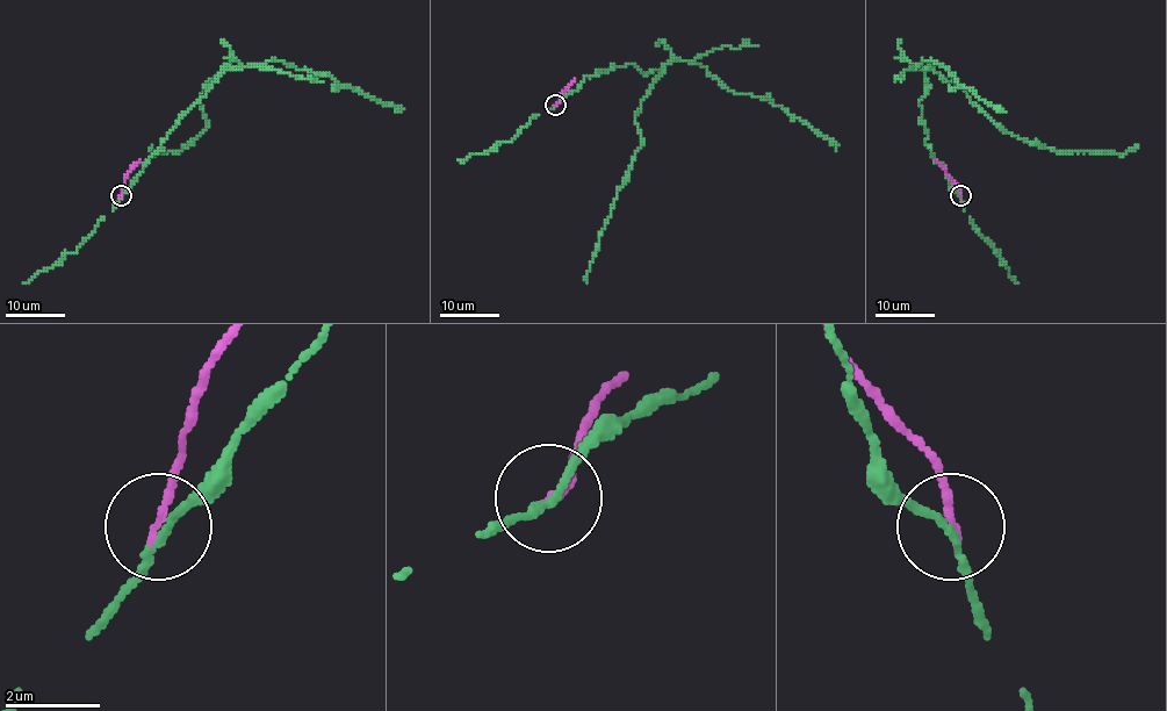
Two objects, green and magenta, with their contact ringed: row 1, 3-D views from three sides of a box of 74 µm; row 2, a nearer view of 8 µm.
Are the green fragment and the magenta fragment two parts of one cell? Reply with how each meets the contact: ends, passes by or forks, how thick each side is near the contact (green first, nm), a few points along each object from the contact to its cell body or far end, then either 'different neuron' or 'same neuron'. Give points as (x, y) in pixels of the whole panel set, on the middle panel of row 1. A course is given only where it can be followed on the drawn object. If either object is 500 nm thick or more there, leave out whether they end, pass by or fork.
green passes by; magenta ends; calibres 140 and 170 nm; course green (556, 105), (598, 70), (628, 64), (642, 73), (662, 70), (636, 112), (642, 142), (618, 191), (588, 284); course magenta (556, 105), (575, 78); different neuron

